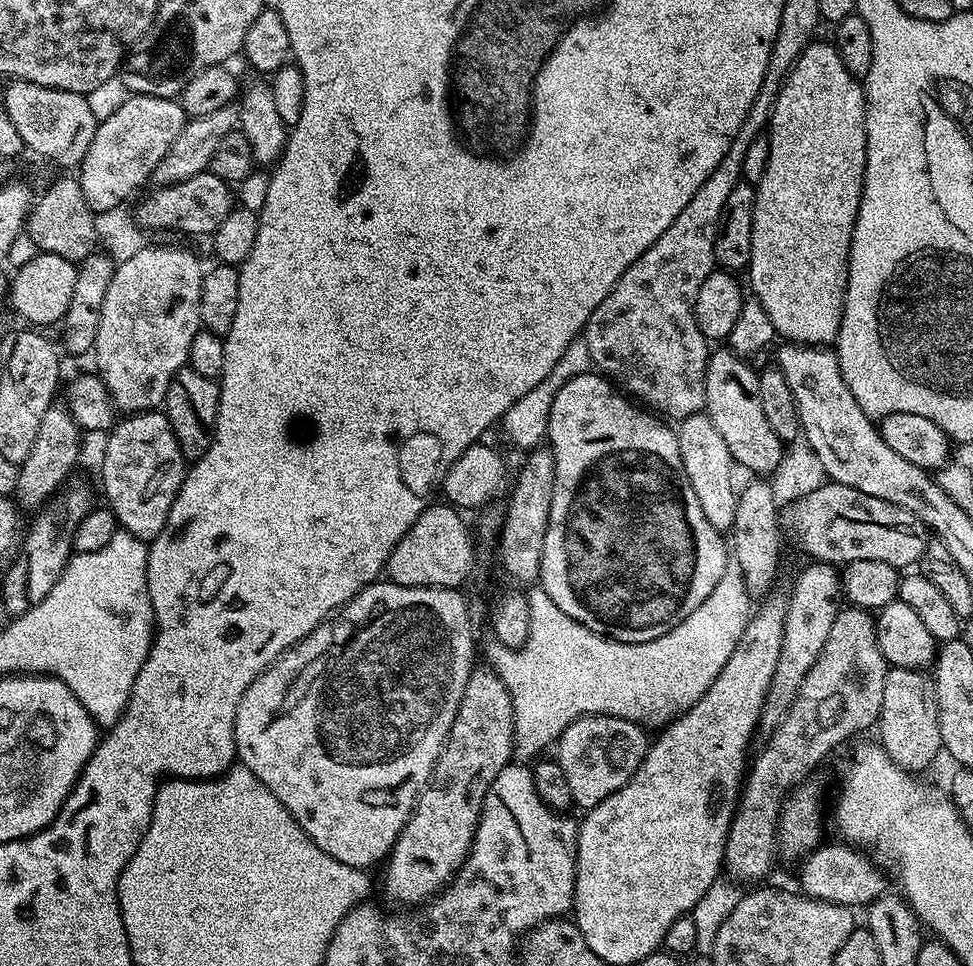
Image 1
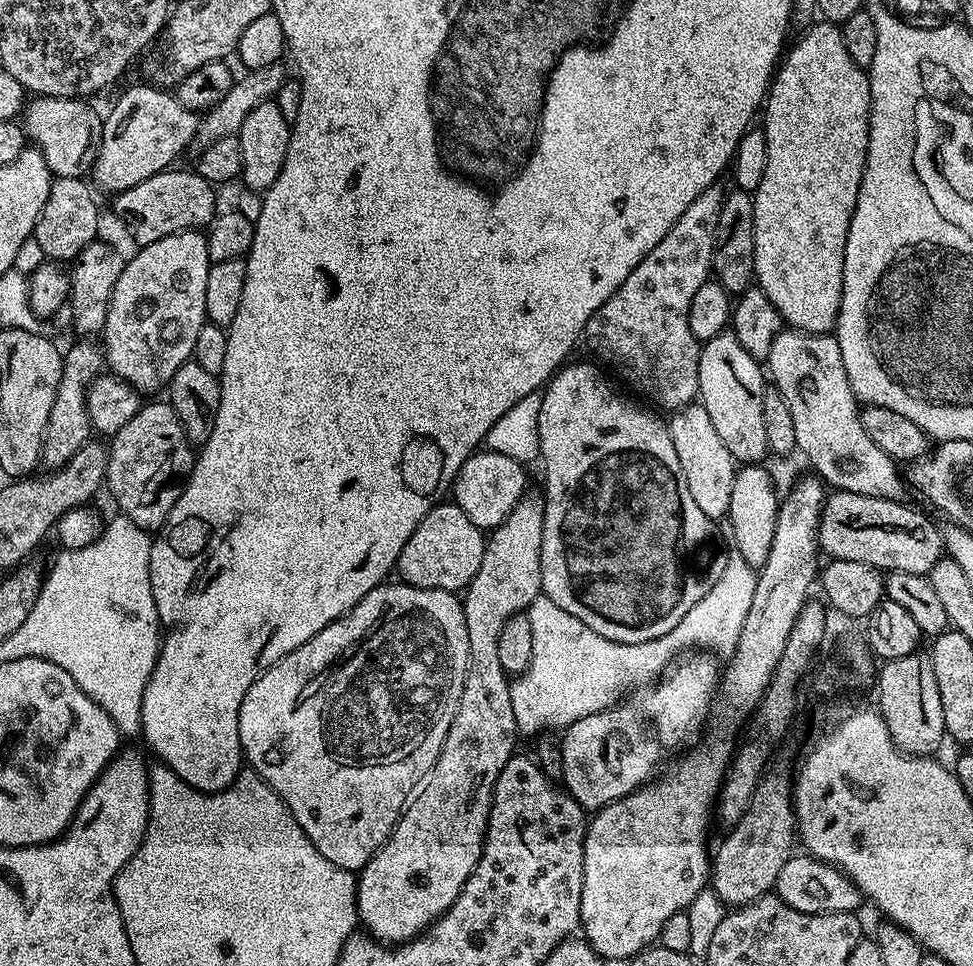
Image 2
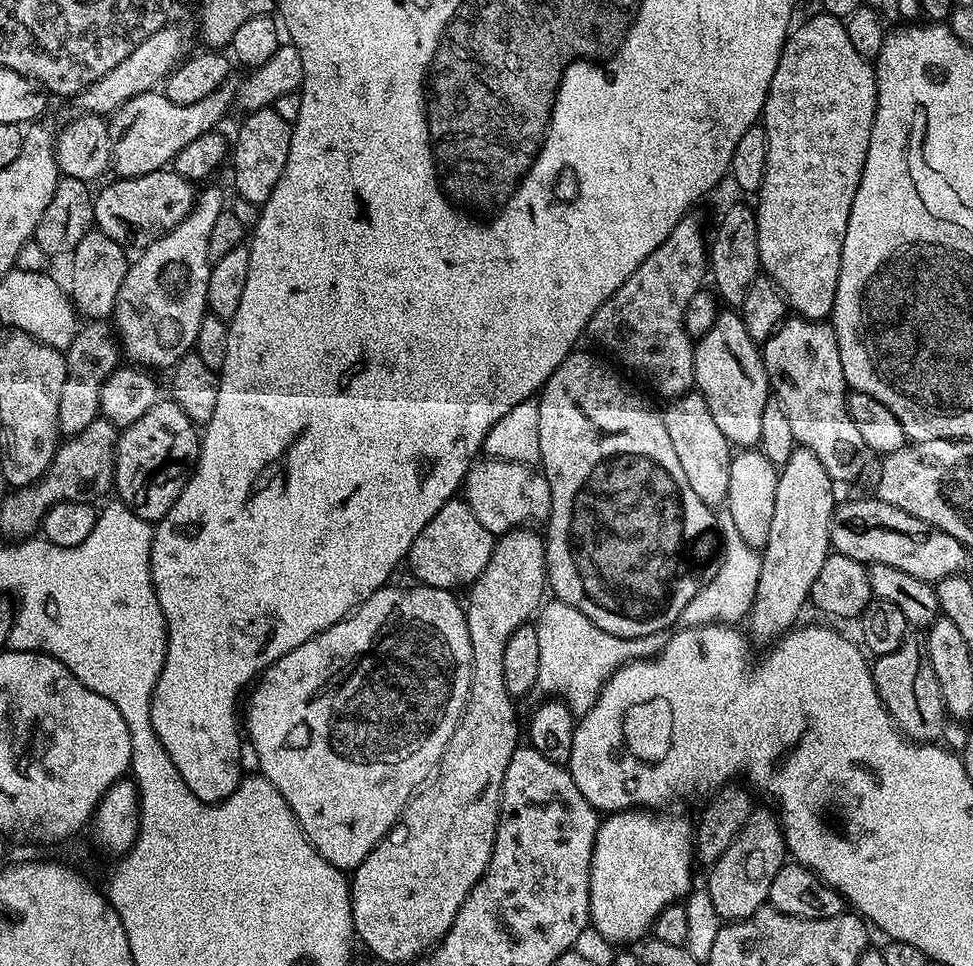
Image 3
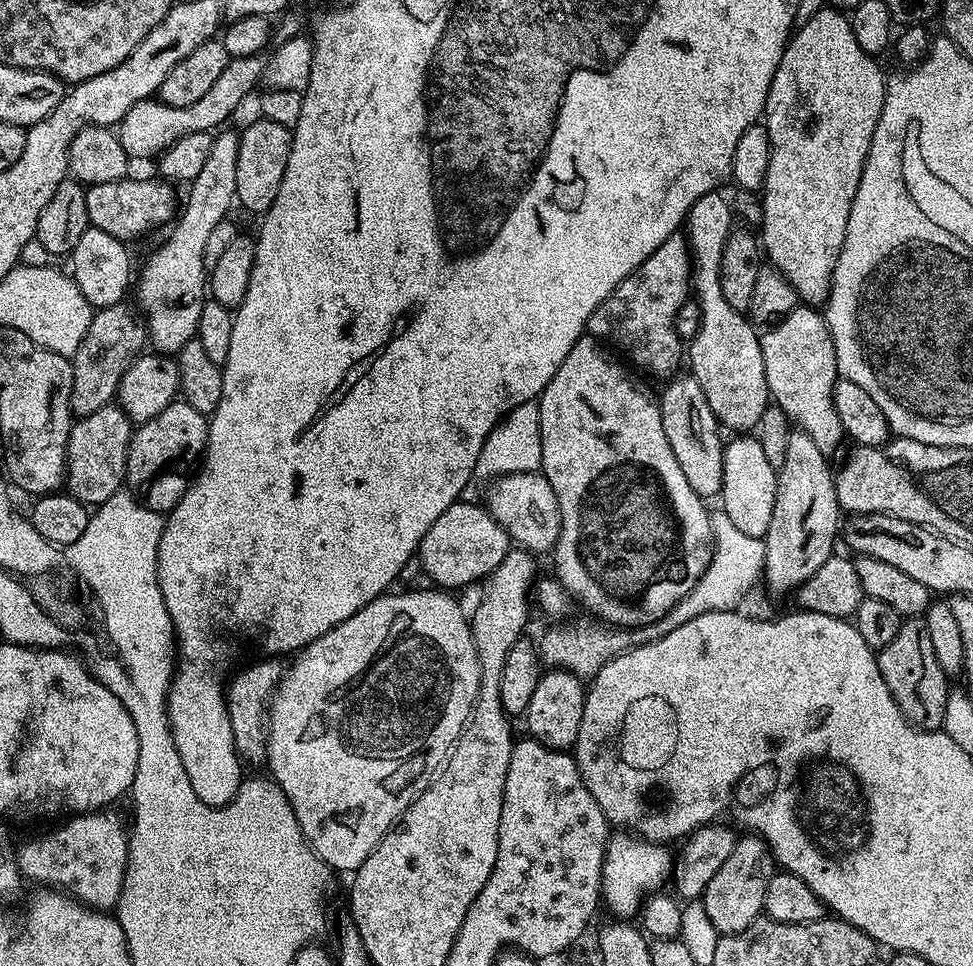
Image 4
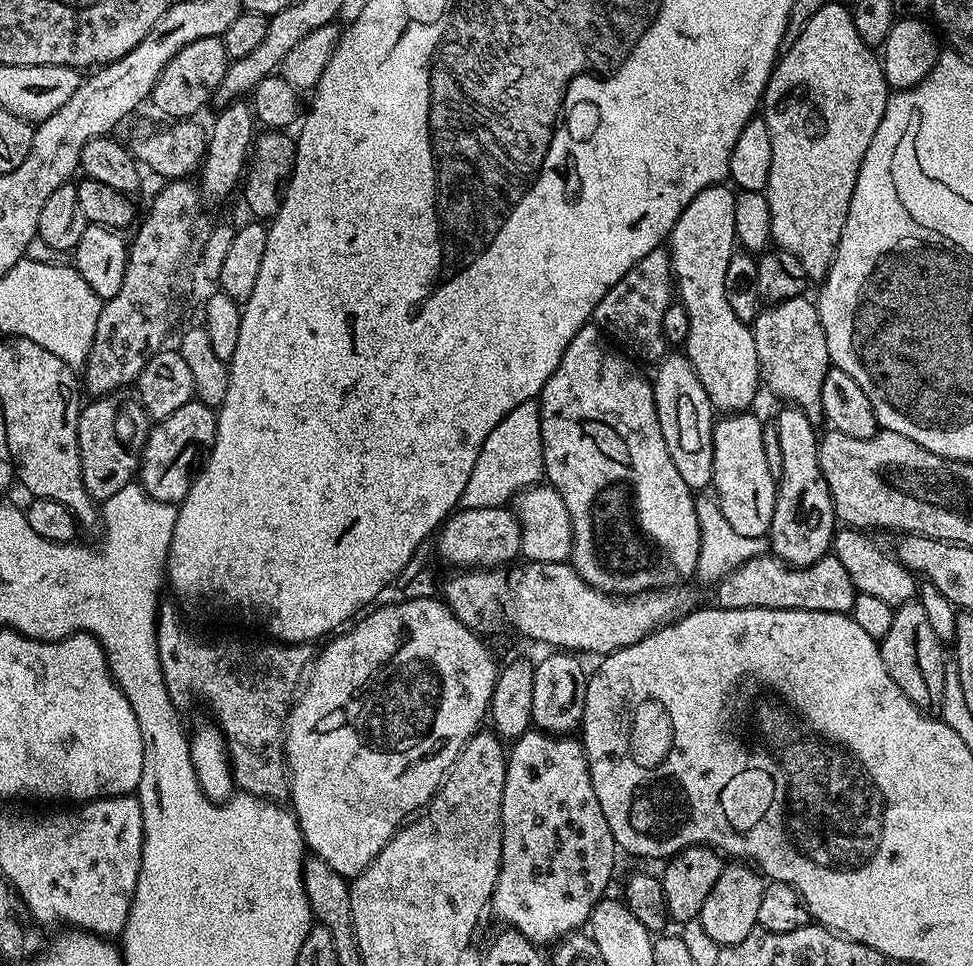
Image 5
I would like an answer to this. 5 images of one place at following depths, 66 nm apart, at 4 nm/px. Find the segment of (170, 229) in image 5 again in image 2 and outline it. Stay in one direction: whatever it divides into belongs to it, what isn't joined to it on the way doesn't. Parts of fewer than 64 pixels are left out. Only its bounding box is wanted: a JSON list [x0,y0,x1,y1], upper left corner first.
[40,338,106,470]

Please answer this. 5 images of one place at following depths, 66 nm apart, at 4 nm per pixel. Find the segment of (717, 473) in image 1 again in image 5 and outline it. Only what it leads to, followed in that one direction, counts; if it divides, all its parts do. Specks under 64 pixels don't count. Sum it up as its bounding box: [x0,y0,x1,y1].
[652,350,714,489]

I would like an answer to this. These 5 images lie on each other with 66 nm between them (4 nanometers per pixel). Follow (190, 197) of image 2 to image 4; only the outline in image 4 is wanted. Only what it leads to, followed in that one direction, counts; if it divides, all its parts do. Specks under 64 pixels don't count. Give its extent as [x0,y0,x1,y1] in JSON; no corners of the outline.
[84,178,178,242]

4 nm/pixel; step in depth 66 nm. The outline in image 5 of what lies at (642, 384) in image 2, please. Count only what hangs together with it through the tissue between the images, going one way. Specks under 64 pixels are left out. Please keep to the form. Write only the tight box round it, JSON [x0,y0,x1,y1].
[592,250,673,362]

